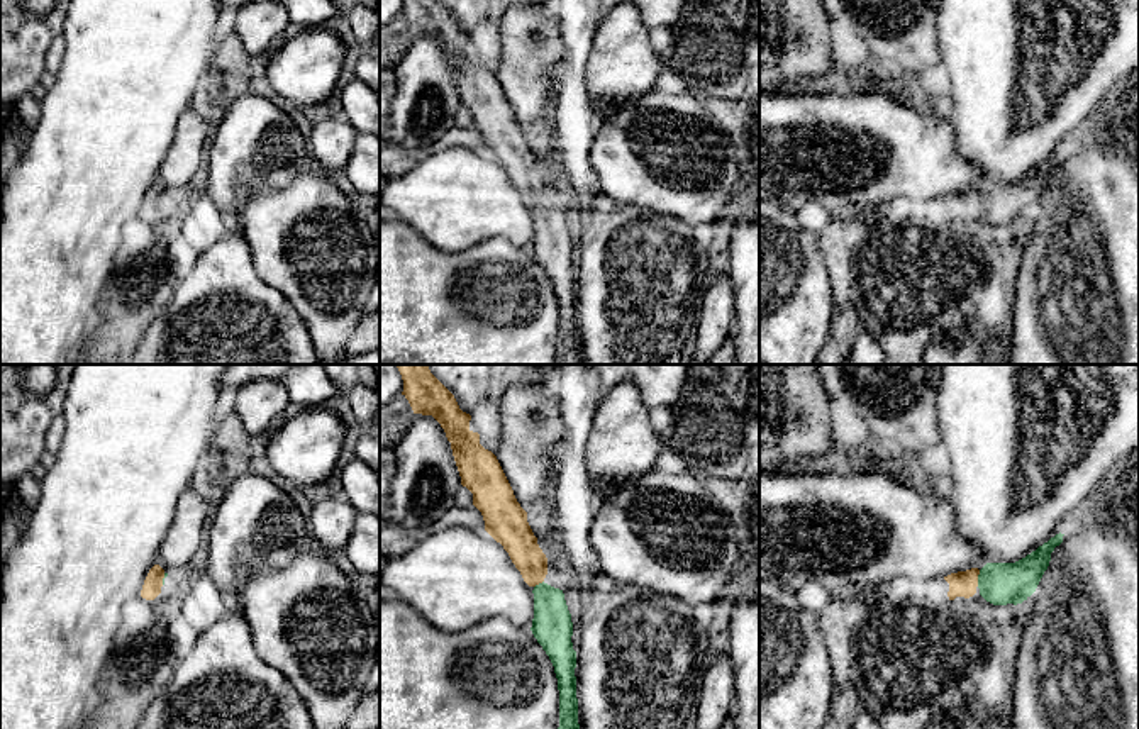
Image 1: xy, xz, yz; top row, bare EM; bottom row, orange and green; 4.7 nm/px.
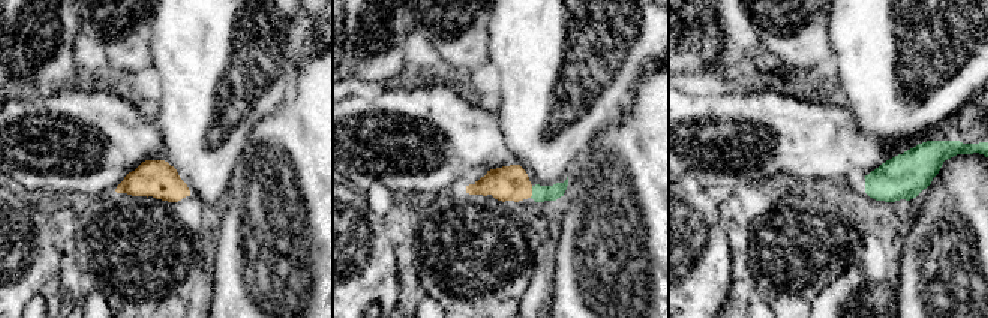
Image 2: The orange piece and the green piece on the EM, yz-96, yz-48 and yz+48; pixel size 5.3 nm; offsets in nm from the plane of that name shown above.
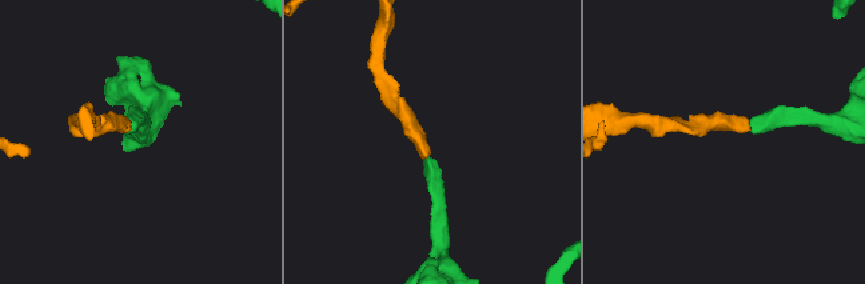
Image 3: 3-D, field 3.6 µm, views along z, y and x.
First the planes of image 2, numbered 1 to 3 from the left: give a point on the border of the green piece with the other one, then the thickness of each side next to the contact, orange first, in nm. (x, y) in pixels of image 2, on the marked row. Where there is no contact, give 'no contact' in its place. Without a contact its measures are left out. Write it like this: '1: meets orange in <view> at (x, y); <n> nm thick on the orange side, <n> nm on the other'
1: no contact
2: meets orange in yz-48 at (531, 192); 190 nm thick on the orange side, 90 nm on the other
3: no contact

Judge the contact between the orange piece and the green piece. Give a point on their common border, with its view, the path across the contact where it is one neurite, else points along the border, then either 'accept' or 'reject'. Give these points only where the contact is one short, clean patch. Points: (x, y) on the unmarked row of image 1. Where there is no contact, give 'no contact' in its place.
contact yz (977, 199); way yz (963, 204), (977, 199), (992, 199), (1000, 204); accept

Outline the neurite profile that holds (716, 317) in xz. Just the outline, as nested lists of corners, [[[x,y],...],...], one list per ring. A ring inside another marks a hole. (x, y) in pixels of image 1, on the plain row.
[[[729,273],[720,275],[705,292],[695,331],[693,358],[707,364],[722,346],[734,322],[734,290]]]

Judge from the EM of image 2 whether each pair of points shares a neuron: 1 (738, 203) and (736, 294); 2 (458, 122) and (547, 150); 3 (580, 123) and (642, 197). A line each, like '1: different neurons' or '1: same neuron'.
1: same neuron
2: different neurons
3: different neurons

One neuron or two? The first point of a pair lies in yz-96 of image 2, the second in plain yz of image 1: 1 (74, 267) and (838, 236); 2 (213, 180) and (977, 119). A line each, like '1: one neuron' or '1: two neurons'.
1: one neuron
2: one neuron

